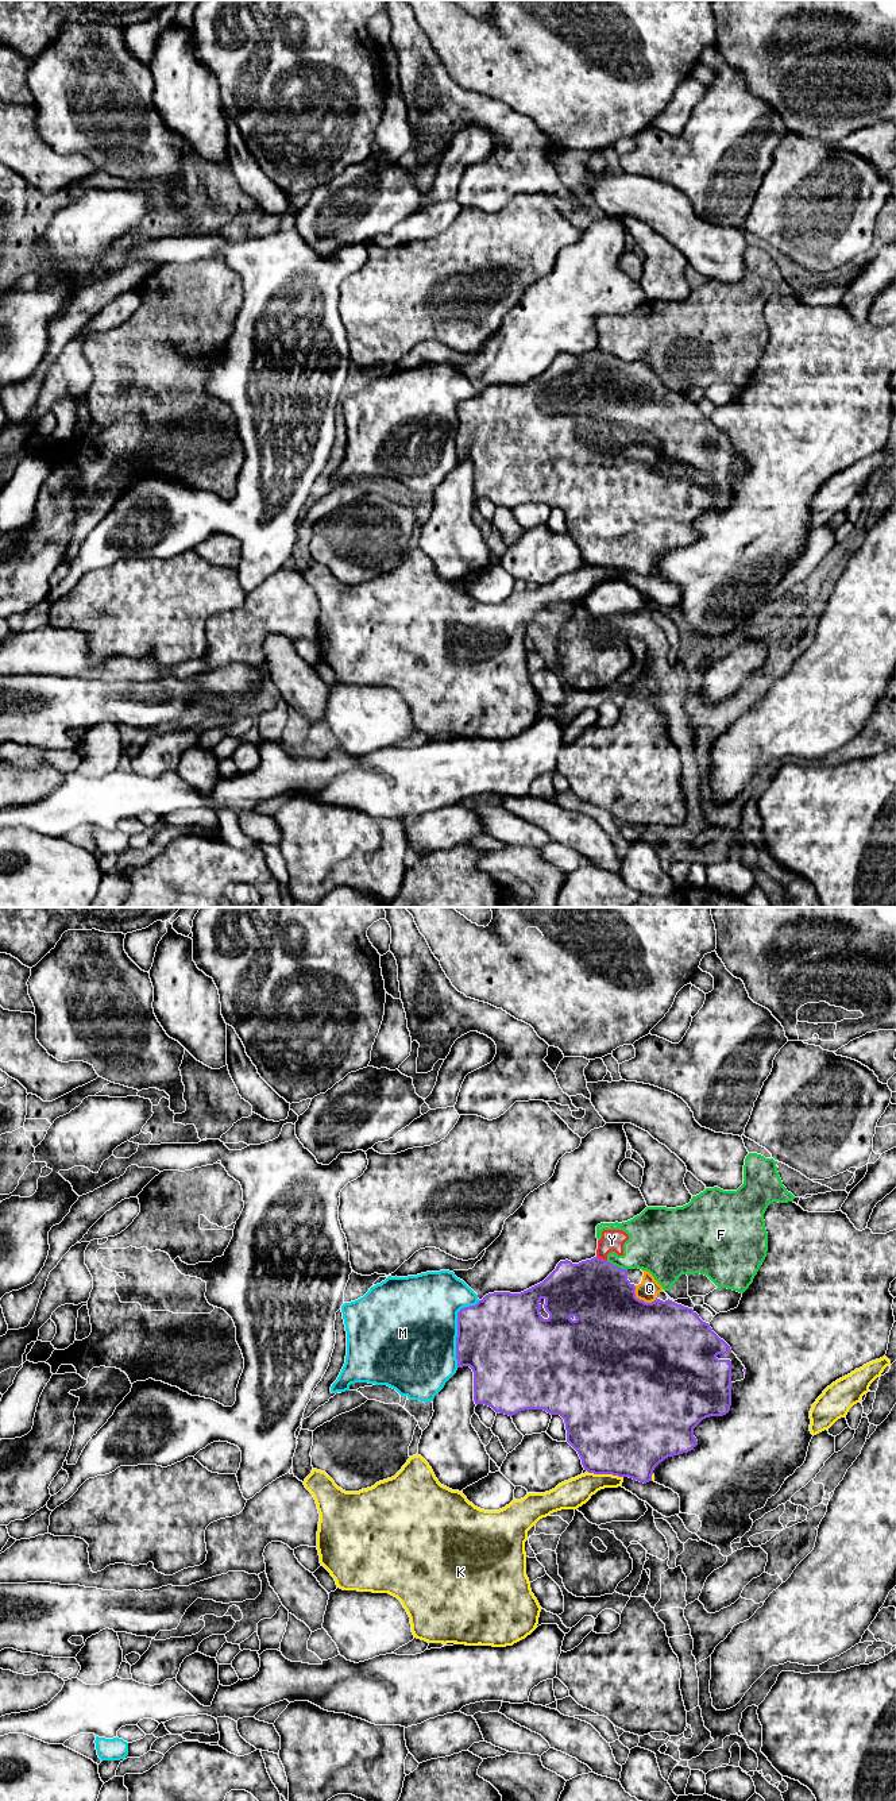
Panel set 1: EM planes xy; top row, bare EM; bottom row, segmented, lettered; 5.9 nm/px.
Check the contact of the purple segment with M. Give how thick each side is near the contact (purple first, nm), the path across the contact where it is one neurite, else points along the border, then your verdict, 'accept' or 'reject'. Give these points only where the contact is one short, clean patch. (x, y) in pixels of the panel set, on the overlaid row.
calibres 480 and 500 nm; reject

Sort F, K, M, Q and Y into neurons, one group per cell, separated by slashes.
F Y / K / M / Q

